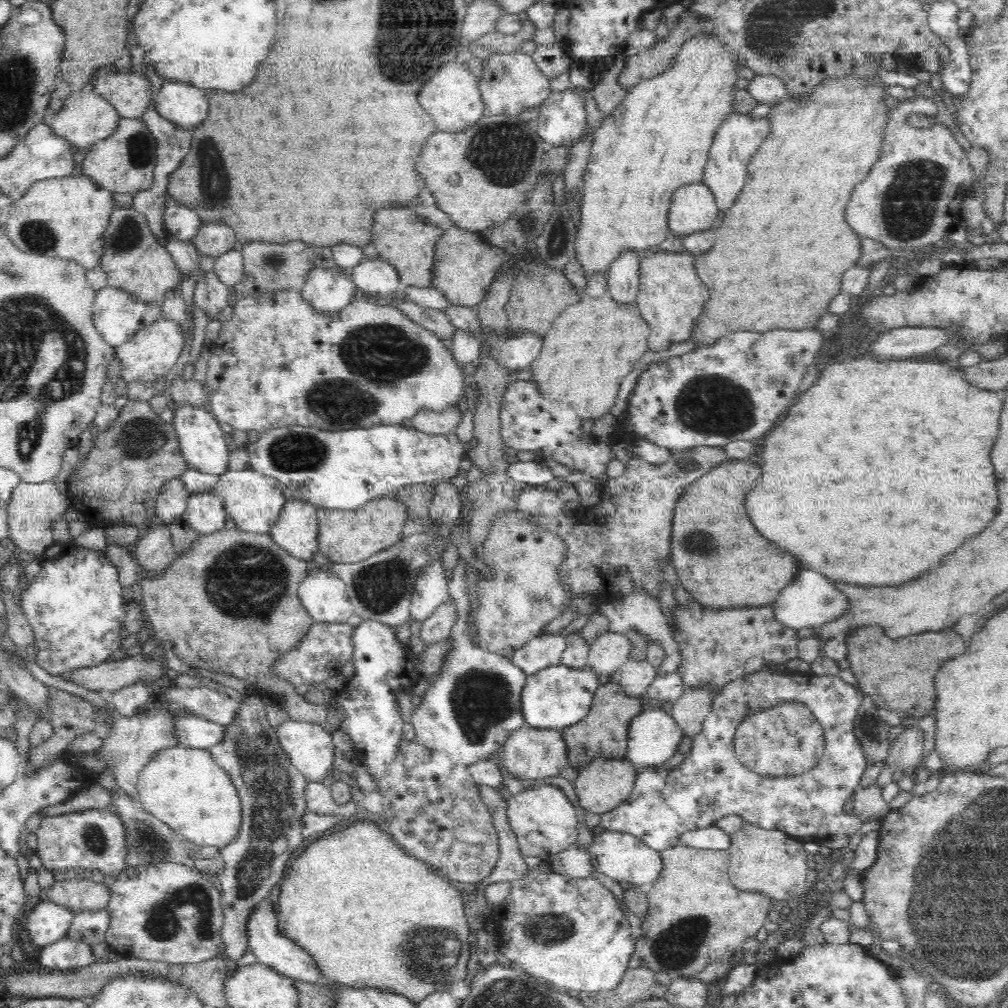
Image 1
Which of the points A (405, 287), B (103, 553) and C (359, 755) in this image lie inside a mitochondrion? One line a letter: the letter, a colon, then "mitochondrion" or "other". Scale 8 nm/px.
A: other
B: other
C: other

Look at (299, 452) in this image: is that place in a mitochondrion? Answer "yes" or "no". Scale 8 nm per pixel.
yes

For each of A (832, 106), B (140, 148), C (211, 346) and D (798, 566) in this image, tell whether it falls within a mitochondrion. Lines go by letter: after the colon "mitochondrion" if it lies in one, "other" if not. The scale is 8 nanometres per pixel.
A: other
B: mitochondrion
C: other
D: other

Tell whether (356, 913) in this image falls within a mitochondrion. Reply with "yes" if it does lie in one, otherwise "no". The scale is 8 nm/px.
no

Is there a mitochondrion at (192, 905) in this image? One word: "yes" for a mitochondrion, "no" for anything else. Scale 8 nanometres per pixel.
yes

